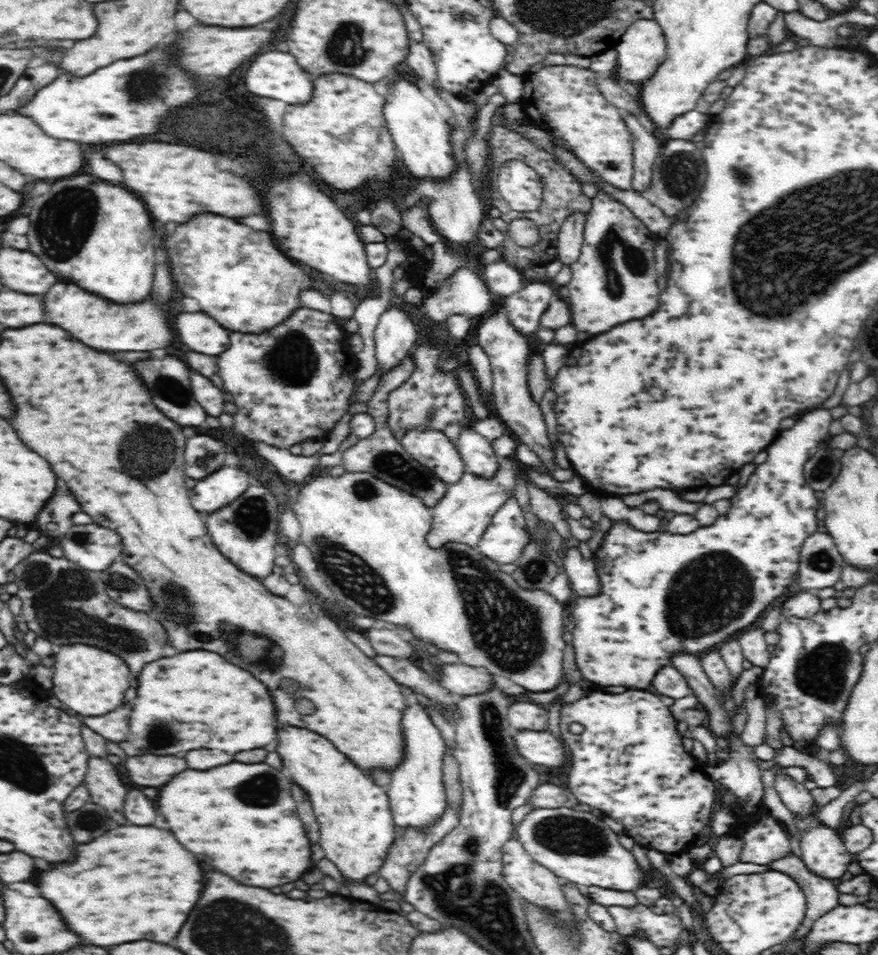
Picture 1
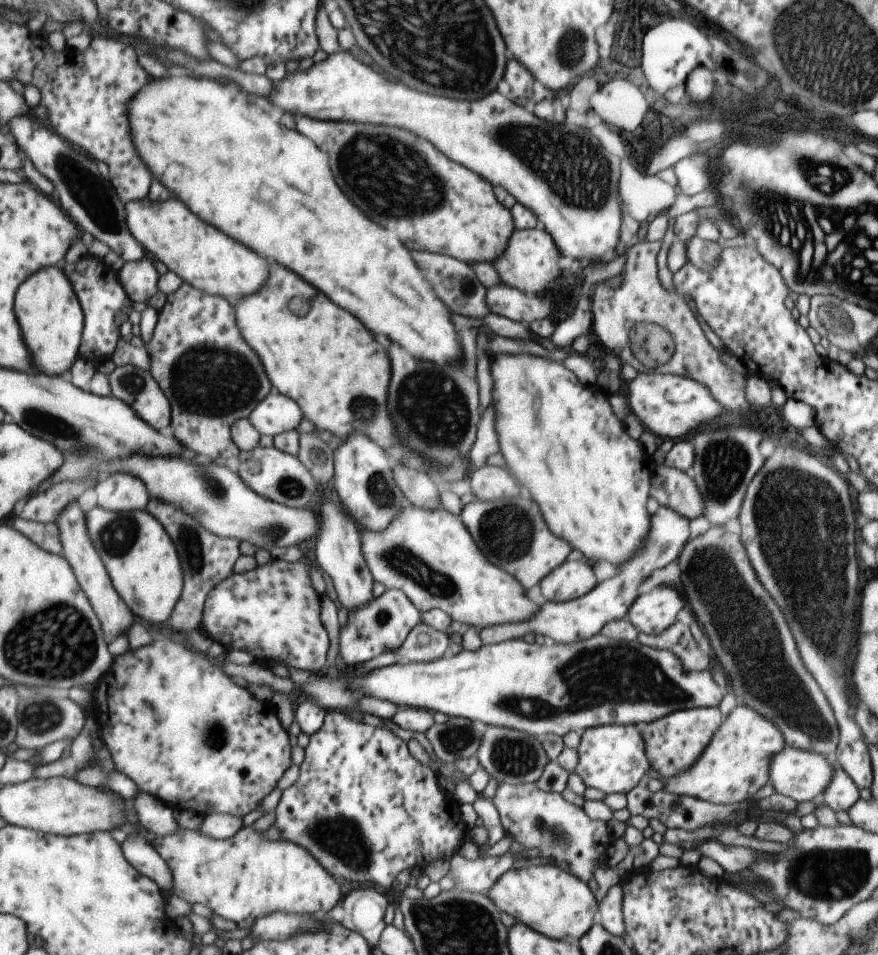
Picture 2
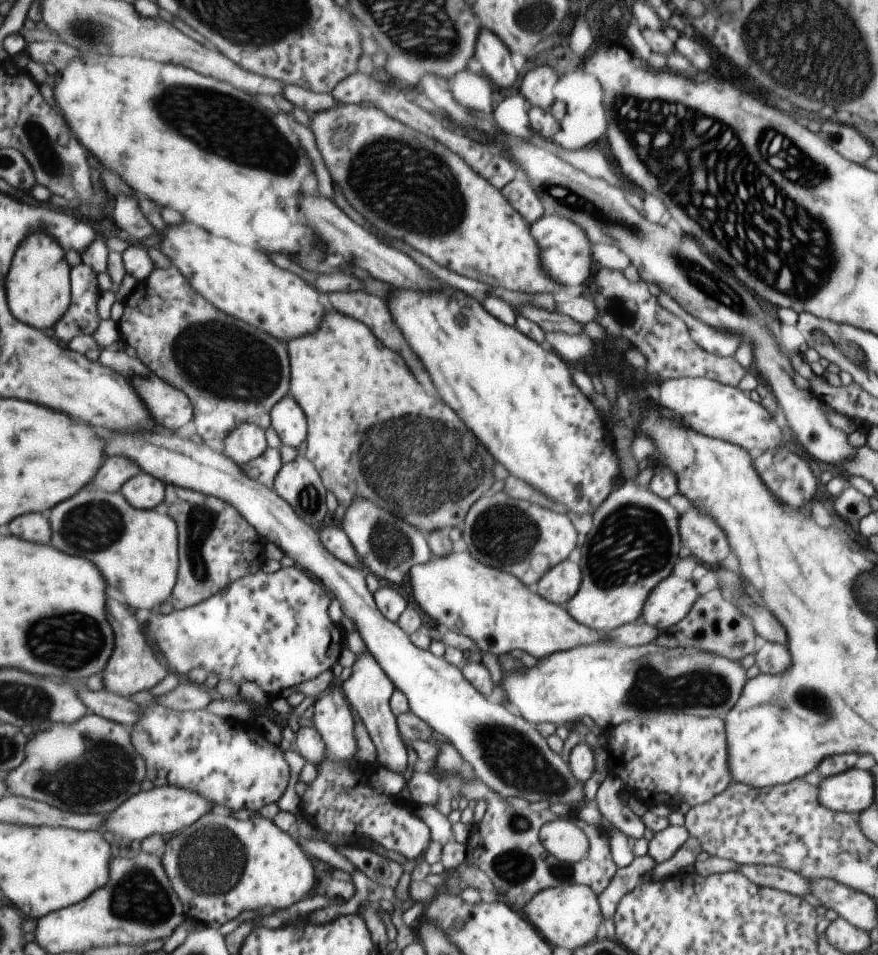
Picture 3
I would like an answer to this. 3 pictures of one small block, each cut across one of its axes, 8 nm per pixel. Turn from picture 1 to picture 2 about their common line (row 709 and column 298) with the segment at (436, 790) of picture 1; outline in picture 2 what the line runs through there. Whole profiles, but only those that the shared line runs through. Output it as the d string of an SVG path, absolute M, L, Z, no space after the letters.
M274 388L253 410L249 419L261 434L276 437L299 428L303 418L305 416L300 404Z

